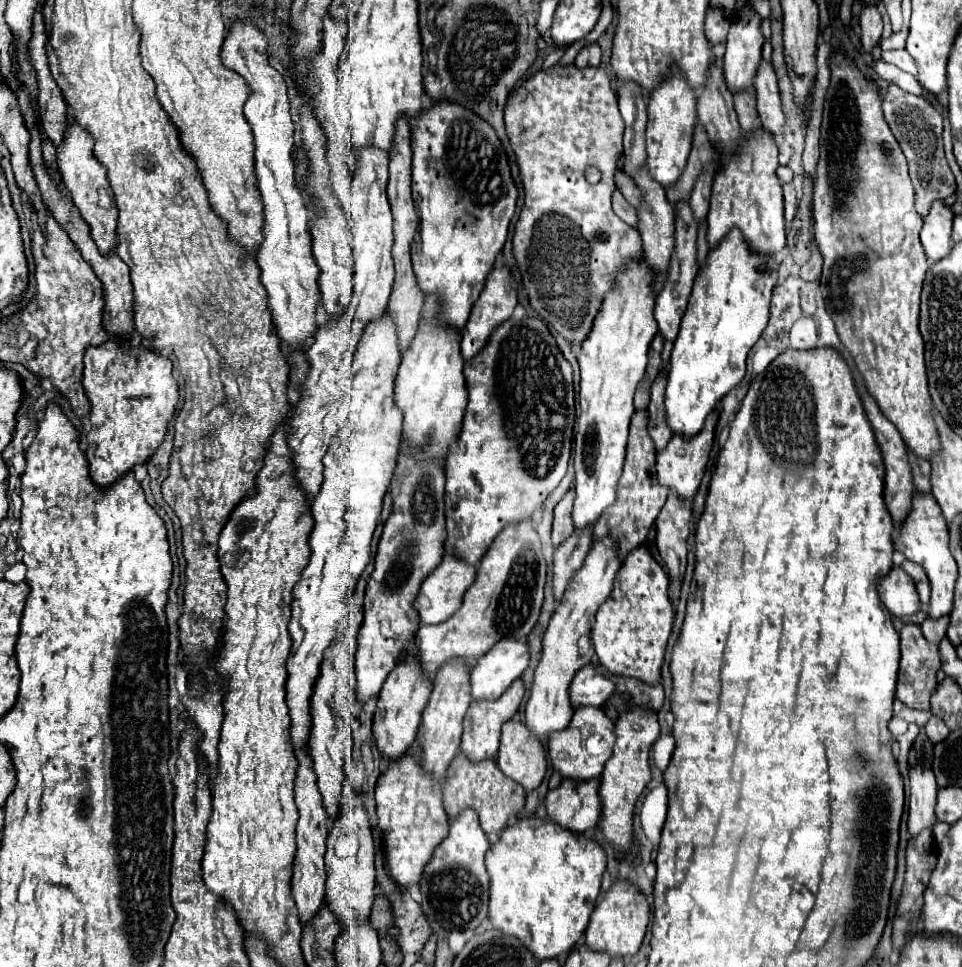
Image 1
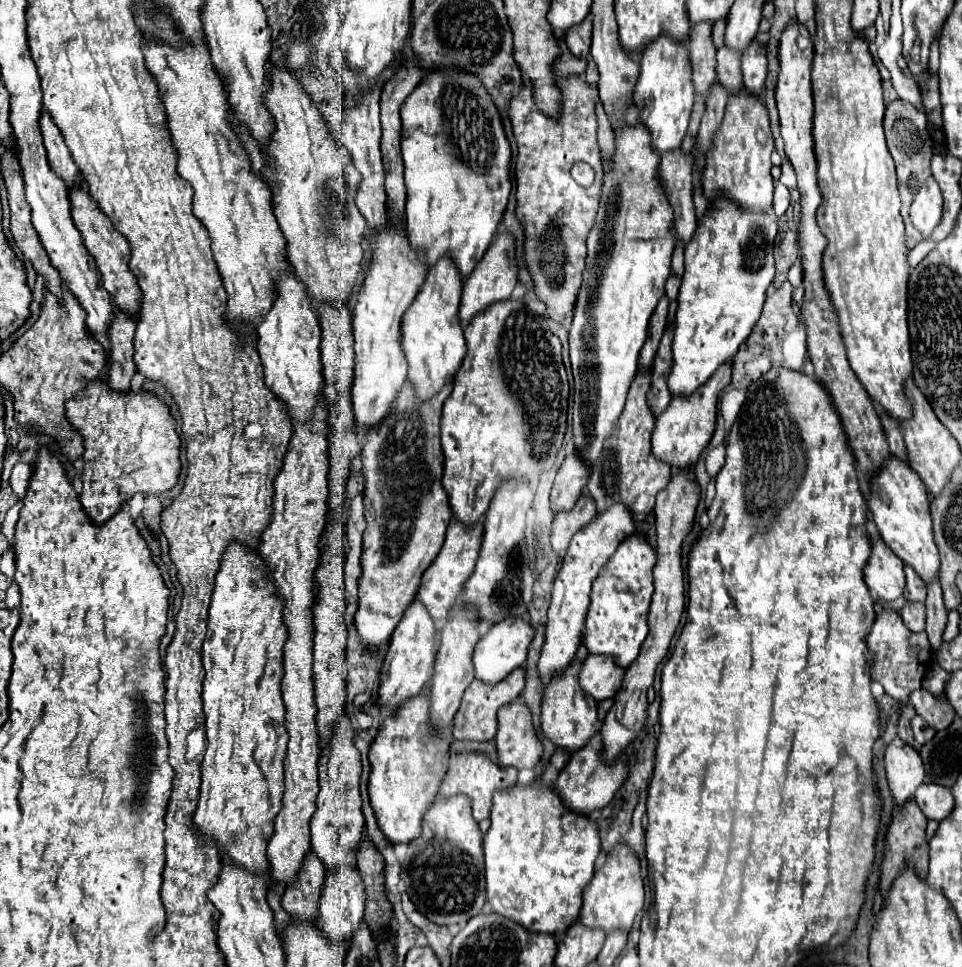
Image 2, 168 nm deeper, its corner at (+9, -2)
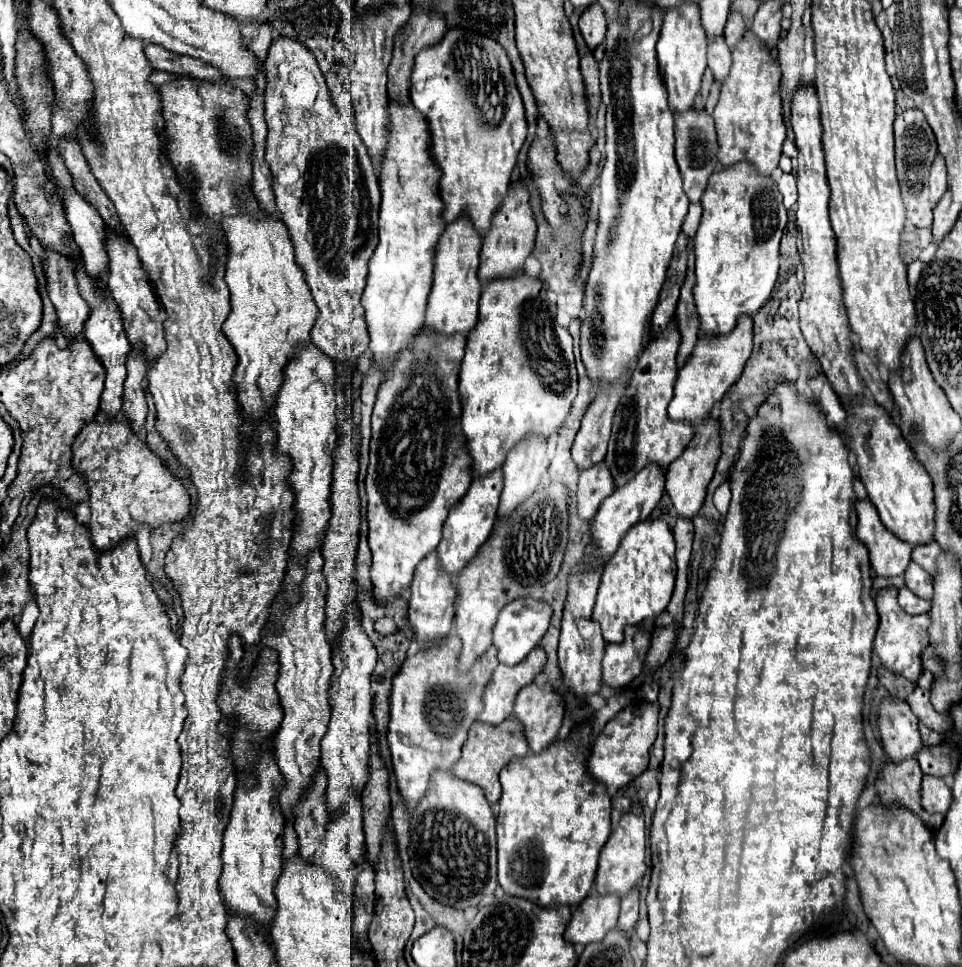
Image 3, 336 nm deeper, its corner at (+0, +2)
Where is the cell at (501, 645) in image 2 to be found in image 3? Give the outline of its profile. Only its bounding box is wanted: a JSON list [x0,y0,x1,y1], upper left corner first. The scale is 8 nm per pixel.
[494,598,552,666]

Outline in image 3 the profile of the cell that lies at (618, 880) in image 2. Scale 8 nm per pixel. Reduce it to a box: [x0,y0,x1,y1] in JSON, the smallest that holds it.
[596,802,646,896]

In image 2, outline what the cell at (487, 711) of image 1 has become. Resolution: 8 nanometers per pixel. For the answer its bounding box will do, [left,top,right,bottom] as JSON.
[453,668,525,742]

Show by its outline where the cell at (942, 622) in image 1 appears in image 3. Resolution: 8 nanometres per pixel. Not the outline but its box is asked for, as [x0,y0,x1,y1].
[898,586,930,614]

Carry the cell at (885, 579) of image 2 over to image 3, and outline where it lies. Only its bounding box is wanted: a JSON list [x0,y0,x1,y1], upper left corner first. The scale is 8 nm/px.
[856,500,912,576]

